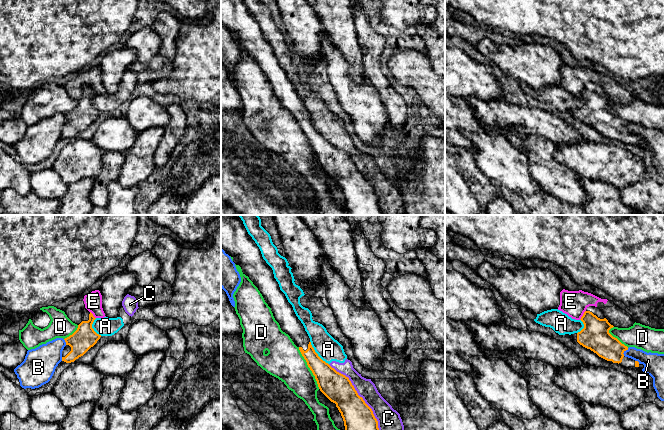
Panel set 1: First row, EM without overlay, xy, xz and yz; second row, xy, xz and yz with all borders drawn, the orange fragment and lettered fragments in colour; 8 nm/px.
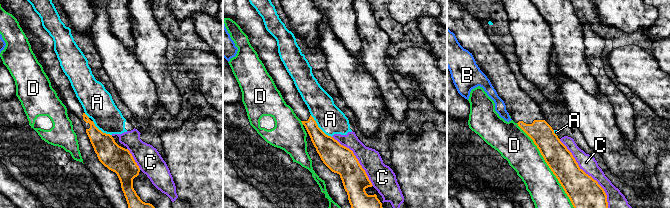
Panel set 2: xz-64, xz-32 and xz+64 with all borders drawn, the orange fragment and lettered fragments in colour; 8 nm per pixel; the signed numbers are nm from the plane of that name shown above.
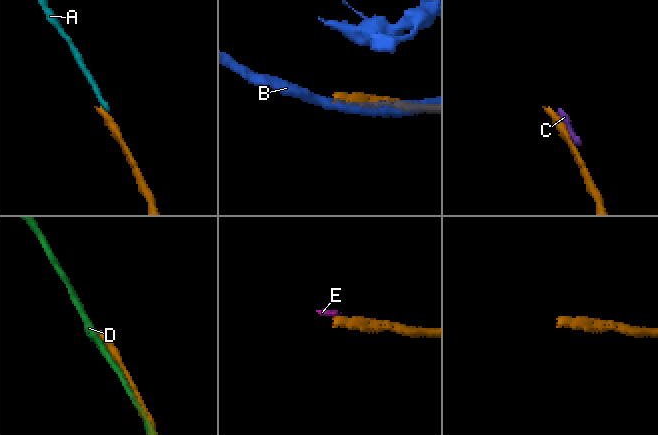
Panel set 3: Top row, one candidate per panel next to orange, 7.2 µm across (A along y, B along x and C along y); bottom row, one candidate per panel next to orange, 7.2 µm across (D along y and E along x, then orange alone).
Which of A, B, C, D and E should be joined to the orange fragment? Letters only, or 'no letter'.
no letter

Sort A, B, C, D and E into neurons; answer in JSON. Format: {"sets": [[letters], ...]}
{"sets": [["A", "C"], ["B"], ["D"], ["E"]]}

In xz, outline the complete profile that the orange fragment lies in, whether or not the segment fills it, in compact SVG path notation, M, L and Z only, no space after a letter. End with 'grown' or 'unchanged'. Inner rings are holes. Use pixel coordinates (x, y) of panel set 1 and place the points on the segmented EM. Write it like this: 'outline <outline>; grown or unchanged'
outline M221 215L221 248L233 258L233 262L241 267L243 274L248 276L258 288L265 302L271 308L273 316L279 323L281 330L288 334L294 344L299 348L308 367L315 376L320 391L331 402L336 404L343 418L345 430L379 430L378 421L372 409L358 395L349 378L337 372L315 352L303 324L296 316L285 294L280 290L279 284L274 278L272 268L263 259L259 247L248 234L241 219L233 215Z; grown

